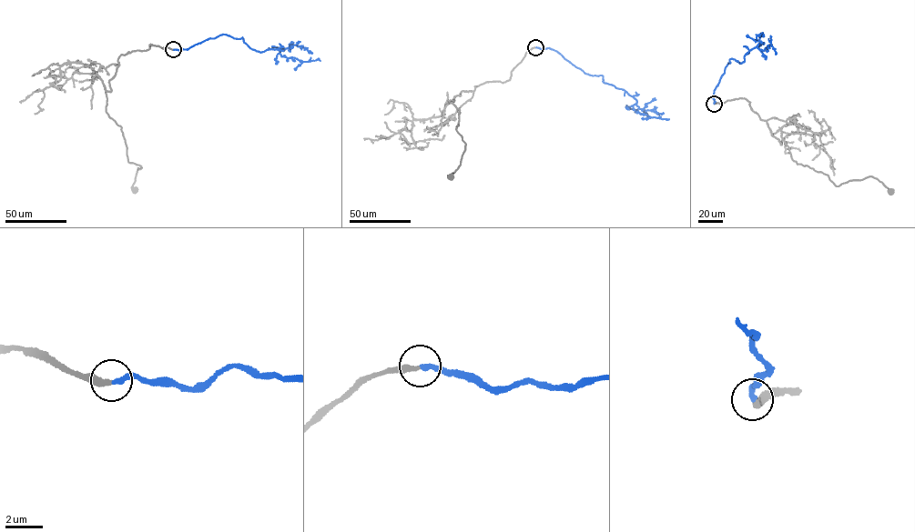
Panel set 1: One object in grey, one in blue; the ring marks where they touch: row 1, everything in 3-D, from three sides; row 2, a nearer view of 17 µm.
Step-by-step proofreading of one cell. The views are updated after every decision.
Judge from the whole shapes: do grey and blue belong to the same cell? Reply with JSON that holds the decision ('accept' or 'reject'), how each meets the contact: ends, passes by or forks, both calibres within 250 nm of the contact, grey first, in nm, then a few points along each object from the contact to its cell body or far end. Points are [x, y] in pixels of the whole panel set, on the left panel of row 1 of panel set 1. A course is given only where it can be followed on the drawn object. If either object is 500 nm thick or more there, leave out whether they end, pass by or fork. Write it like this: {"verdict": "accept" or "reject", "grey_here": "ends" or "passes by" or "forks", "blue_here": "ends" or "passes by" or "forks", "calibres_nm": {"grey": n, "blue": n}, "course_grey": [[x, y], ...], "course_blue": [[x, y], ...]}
{"verdict": "accept", "grey_here": "ends", "blue_here": "ends", "calibres_nm": {"grey": 280, "blue": 280}, "course_grey": [[173, 49], [150, 45], [120, 55], [110, 91], [104, 85], [128, 161], [141, 168], [134, 190]], "course_blue": [[173, 49], [188, 49], [226, 35], [242, 37], [256, 51], [277, 49], [287, 57], [320, 60]]}

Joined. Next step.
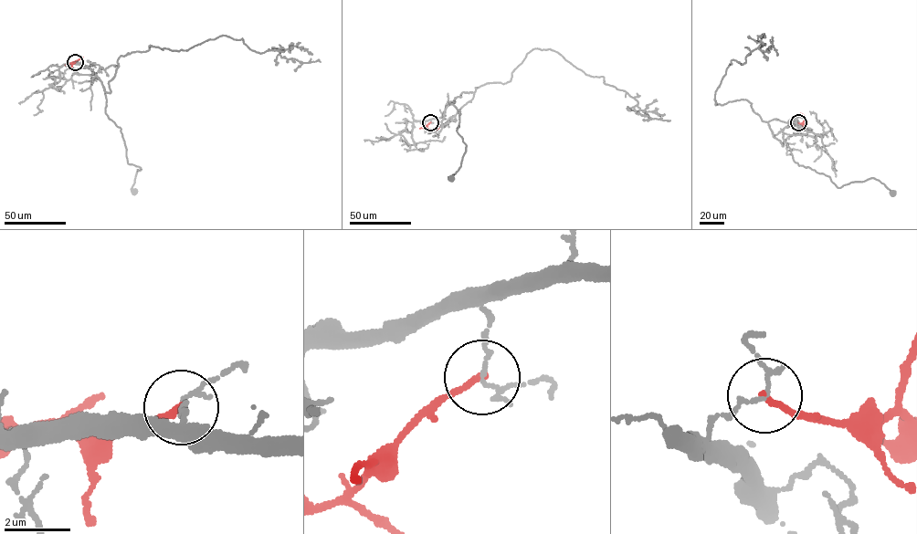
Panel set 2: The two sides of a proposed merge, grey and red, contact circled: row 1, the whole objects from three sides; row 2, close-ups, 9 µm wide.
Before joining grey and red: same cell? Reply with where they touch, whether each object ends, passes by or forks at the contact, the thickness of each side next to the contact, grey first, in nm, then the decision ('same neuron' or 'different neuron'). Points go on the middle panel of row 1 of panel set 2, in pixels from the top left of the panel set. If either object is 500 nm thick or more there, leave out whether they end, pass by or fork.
(430, 122) | grey forks | red ends | 90/190 nm | different neuron

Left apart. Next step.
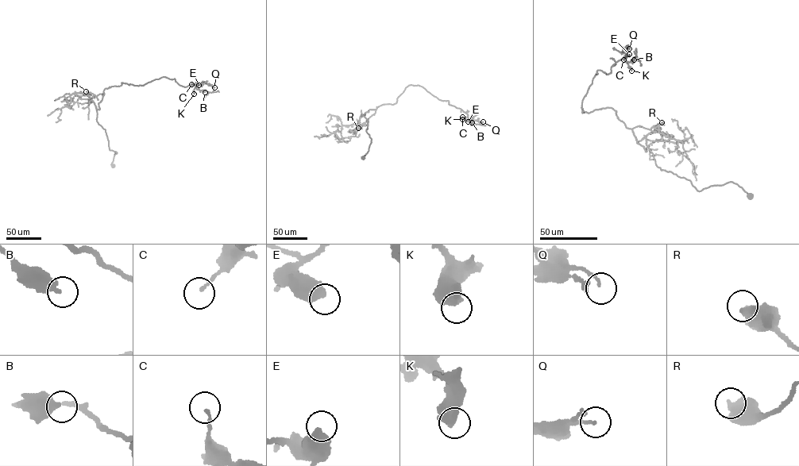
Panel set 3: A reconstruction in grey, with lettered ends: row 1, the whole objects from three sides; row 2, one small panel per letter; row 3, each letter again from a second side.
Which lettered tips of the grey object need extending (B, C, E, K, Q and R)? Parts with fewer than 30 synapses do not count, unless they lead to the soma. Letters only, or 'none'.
R

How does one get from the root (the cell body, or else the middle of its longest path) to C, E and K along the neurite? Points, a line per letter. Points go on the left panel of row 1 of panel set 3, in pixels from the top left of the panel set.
C: (113, 166), (117, 152), (96, 119), (105, 88), (164, 77), (191, 84)
E: (113, 166), (117, 152), (96, 119), (105, 88), (164, 77), (198, 85)
K: (113, 166), (117, 152), (96, 119), (105, 88), (165, 77), (197, 86), (194, 94)

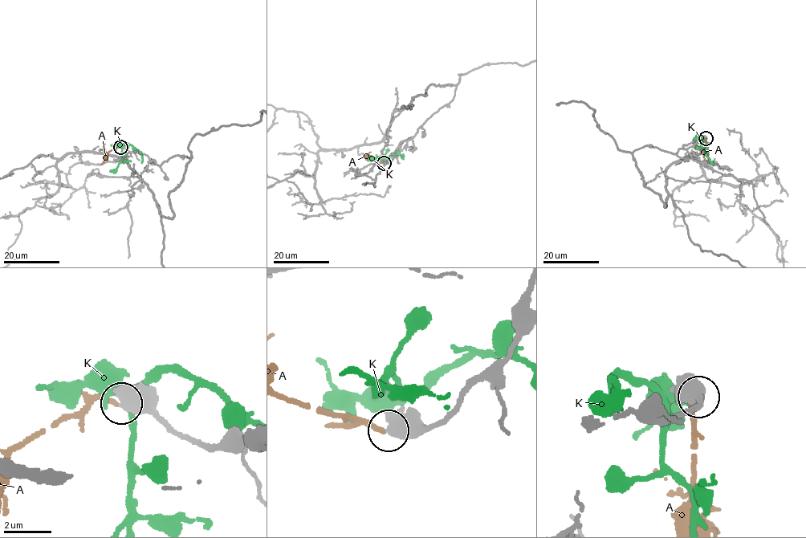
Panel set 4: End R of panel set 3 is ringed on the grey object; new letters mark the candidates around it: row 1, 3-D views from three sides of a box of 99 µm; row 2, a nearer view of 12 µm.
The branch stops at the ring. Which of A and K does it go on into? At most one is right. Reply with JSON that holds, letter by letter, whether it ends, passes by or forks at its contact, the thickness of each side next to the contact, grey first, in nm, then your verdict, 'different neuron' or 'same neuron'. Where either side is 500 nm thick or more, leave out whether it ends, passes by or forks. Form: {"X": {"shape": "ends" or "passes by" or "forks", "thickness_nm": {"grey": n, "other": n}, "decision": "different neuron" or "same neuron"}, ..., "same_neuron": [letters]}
{"A": {"thickness_nm": {"grey": 550, "other": 190}, "decision": "same neuron"}, "K": {"thickness_nm": {"grey": 500, "other": 500}, "decision": "different neuron"}, "same_neuron": ["A"]}

